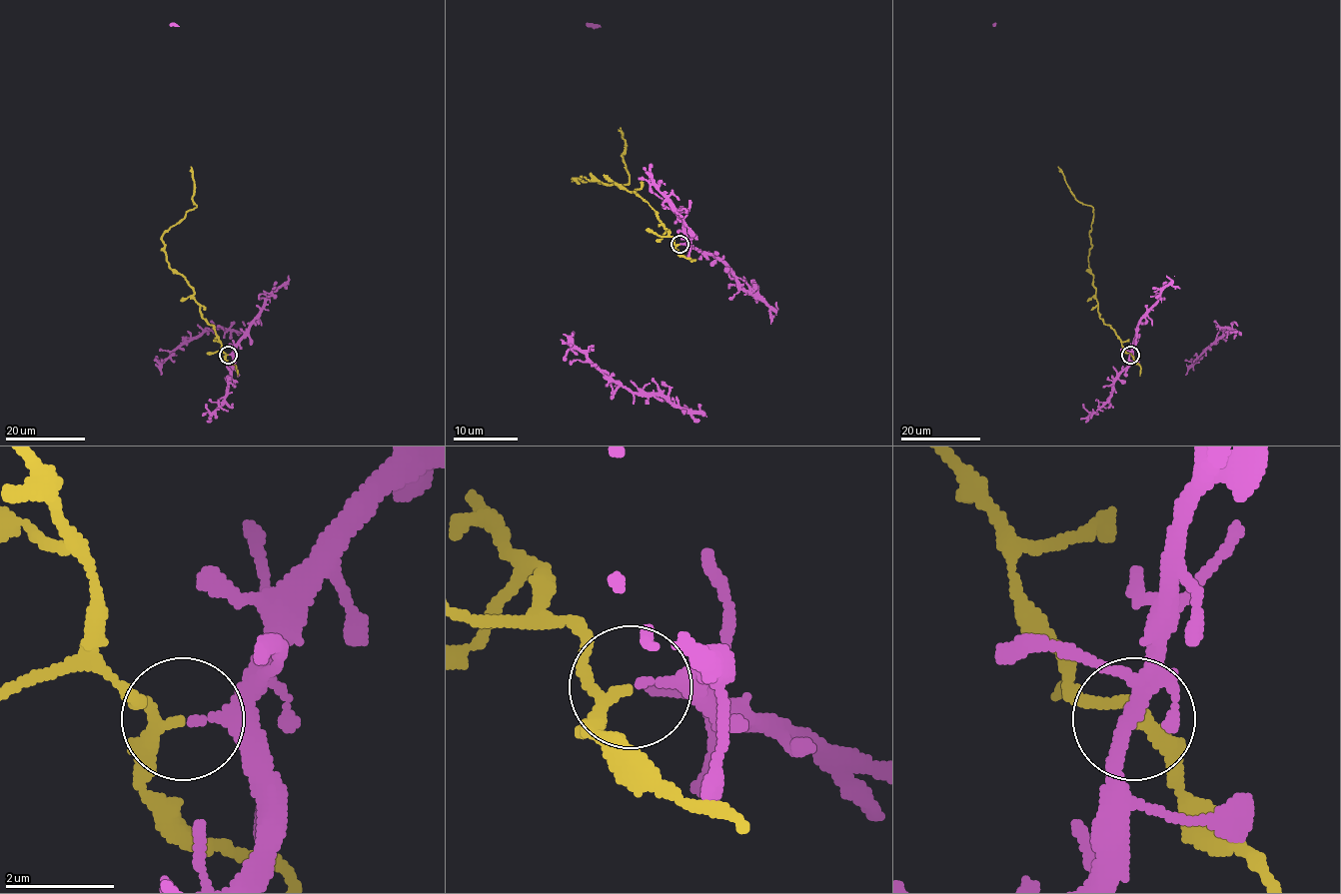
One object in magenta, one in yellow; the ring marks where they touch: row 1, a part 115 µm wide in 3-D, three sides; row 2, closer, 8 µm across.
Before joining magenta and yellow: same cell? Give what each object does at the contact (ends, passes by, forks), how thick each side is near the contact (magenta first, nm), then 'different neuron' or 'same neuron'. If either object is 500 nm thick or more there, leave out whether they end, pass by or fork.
magenta ends there; yellow passes by; 200 nm thick on the magenta side, 170 nm on the other; different neuron

